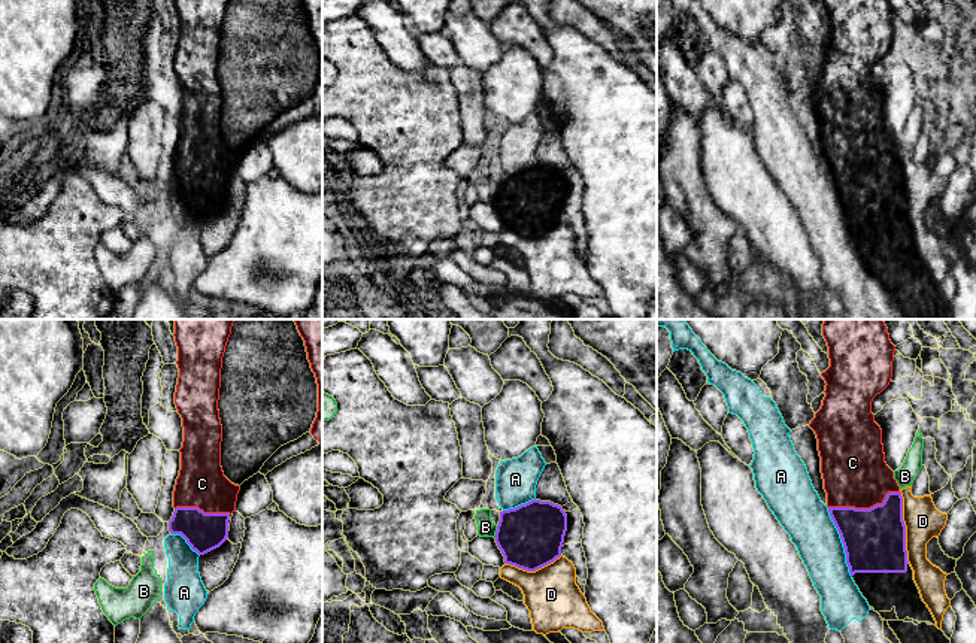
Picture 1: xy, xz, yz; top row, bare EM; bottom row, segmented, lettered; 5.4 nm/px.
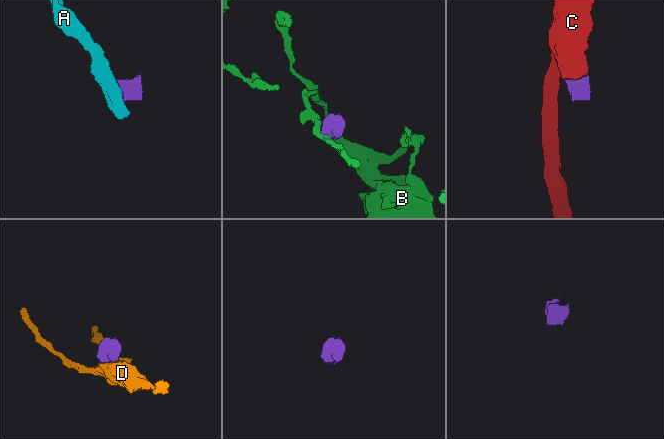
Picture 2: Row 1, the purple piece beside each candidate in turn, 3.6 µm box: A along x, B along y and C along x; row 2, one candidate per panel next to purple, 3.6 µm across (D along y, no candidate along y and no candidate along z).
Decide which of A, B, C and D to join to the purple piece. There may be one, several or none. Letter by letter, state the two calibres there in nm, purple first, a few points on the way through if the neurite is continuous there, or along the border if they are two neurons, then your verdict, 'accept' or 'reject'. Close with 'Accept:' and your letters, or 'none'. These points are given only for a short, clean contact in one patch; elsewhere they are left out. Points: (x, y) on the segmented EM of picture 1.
A: 340 nm thick on the purple side, 240 nm on the other; border along yz (827, 507), (839, 534), (851, 576); reject
B: 360 nm thick on the purple side, 100 nm on the other; border along xz (497, 525), (493, 536); reject
C: 340 nm thick on the purple side, 360 nm on the other; accept
D: 340 nm thick on the purple side, 200 nm on the other; reject
Accept: C

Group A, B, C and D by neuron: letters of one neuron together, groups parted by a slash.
A / B / C / D

